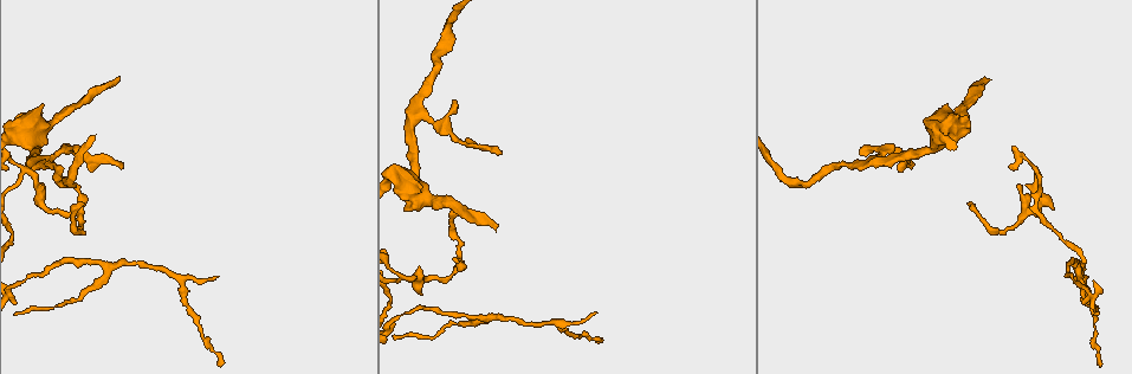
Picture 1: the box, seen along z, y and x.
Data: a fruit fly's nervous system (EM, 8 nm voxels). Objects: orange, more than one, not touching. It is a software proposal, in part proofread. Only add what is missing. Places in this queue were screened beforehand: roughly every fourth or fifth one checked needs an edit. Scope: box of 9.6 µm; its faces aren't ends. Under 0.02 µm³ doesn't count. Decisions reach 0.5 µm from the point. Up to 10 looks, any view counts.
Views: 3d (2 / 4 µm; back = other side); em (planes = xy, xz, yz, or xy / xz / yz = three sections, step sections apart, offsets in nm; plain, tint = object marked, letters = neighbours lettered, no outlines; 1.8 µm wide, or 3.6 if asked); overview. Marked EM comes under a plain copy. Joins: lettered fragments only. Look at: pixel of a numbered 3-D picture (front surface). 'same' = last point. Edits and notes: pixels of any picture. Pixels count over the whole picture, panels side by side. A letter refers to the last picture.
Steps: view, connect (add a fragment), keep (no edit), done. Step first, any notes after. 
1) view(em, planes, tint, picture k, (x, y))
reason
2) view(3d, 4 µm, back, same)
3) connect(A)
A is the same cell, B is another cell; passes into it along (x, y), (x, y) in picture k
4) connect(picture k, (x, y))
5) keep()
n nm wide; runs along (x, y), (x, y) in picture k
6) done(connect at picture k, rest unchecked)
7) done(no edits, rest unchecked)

view(3d, 4 µm, picture 1, (29, 140))
arms part here

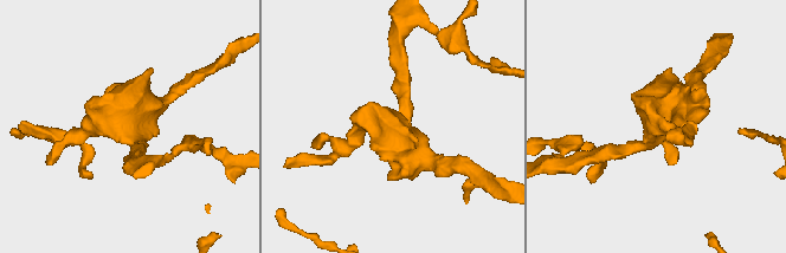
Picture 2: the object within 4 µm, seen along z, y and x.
view(em, xy, step 16, tint, picture 2, (128, 126))

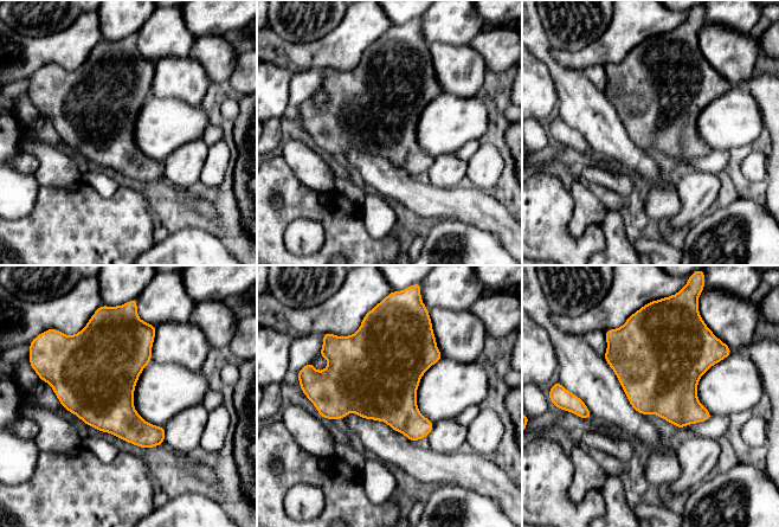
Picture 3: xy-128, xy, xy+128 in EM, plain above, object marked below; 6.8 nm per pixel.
view(em, planes, letters, same)
cut it another way

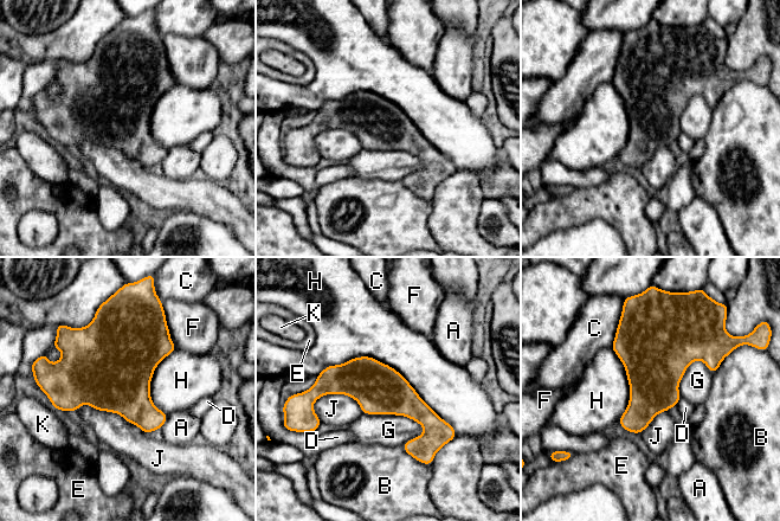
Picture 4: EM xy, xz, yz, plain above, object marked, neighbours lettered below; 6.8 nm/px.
keep()
A, B, C, D, E, F, G, H, J and K are other cells; runs along (317, 384), (373, 384), (447, 428) in picture 4; none of them fits

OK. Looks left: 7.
view(em, planes, letters, picture 1, (1029, 211))
abrupt turn

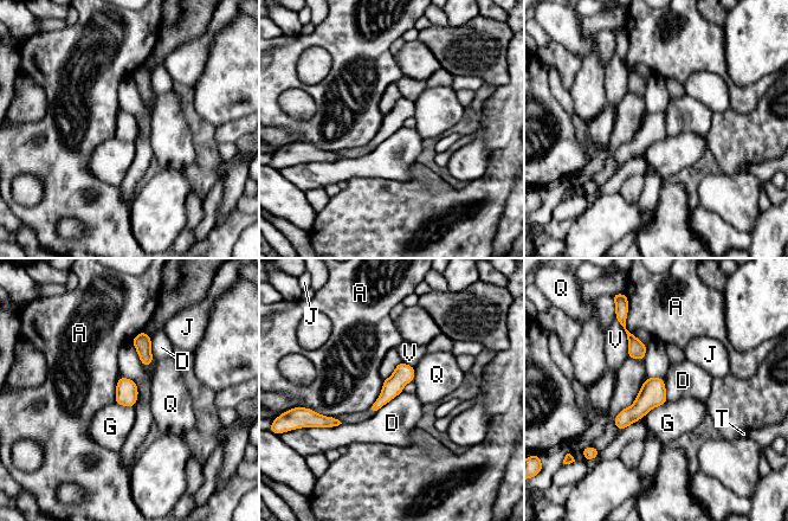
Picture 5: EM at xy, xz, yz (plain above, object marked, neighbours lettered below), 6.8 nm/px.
keep()
A, D, G, J, Q, T and V are other cells; border along (152, 338), (153, 361), (143, 366) in picture 5; no lettered fragment goes on from it

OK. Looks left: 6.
view(em, yz, step 8, tint, picture 1, (496, 224))
end of a long branch

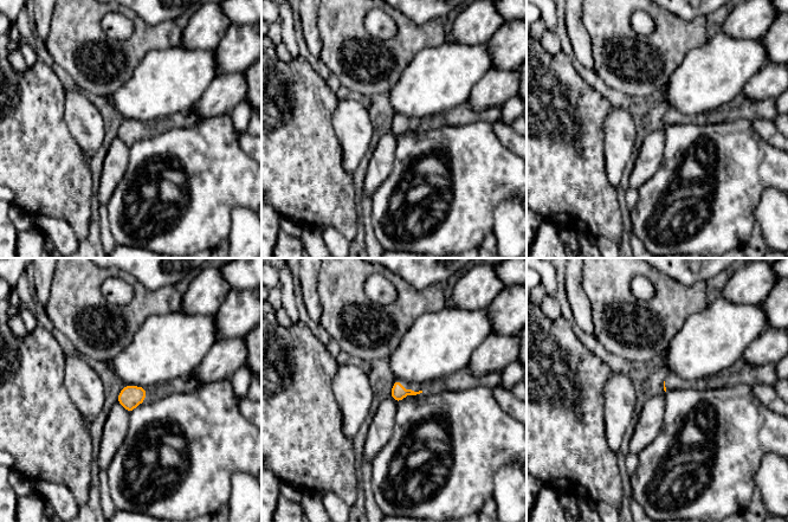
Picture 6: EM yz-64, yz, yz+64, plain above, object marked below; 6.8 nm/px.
view(em, planes, letters, same)
cut it another way

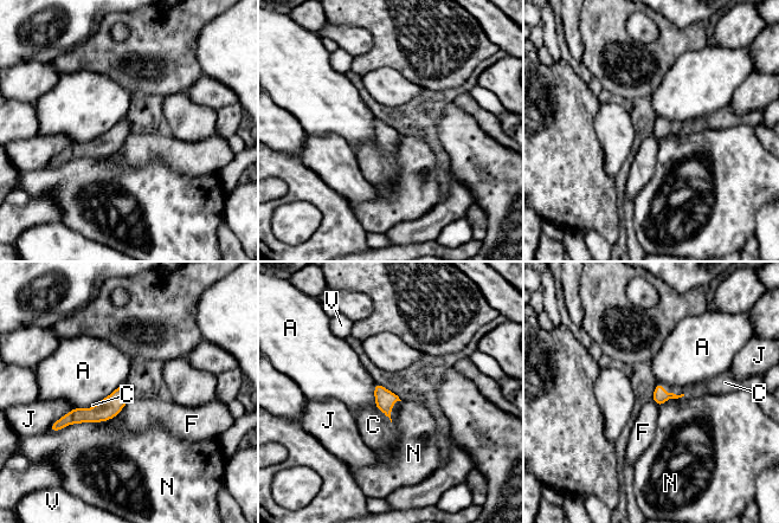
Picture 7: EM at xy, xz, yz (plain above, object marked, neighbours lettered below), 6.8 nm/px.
connect(C)
100 nm wide; C is the same cell, A, F, J, N and V are other cells; passes into it along (385, 399), (384, 413), (373, 425) in picture 7; the neuron continues

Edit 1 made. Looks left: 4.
view(em, planes, tint, picture 1, (123, 167))

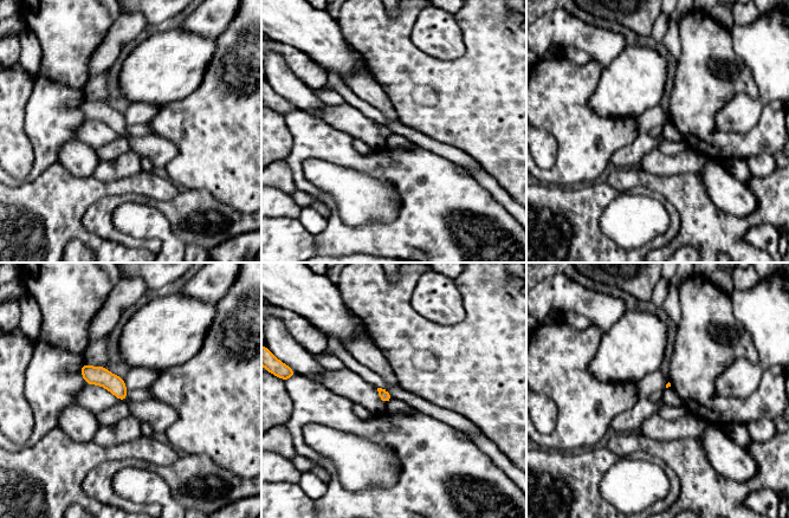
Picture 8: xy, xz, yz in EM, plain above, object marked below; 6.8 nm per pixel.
view(em, planes, letters, same)
see the neighbours

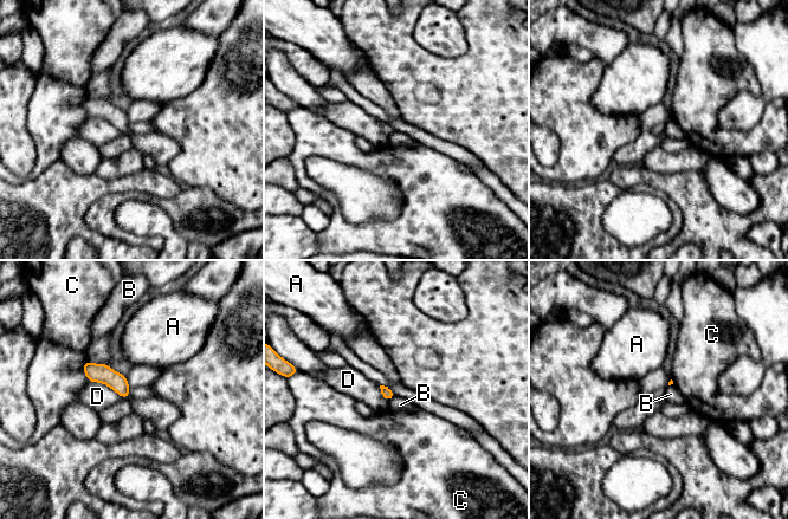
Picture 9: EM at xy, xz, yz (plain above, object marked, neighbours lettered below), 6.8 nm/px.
keep()
D touches over 260 nm; A, B, C and D are other cells; no lettered fragment goes on from it

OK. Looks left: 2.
done(connect at picture 7, rest unchecked)

